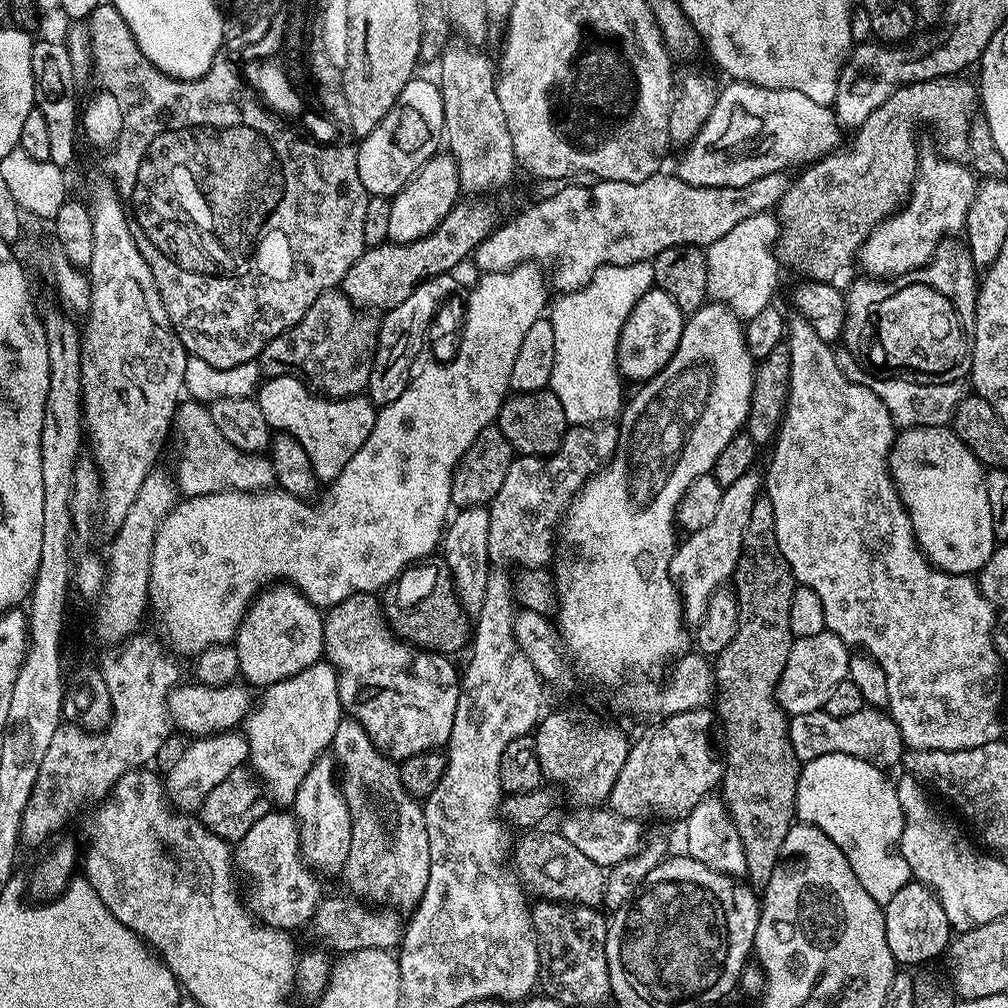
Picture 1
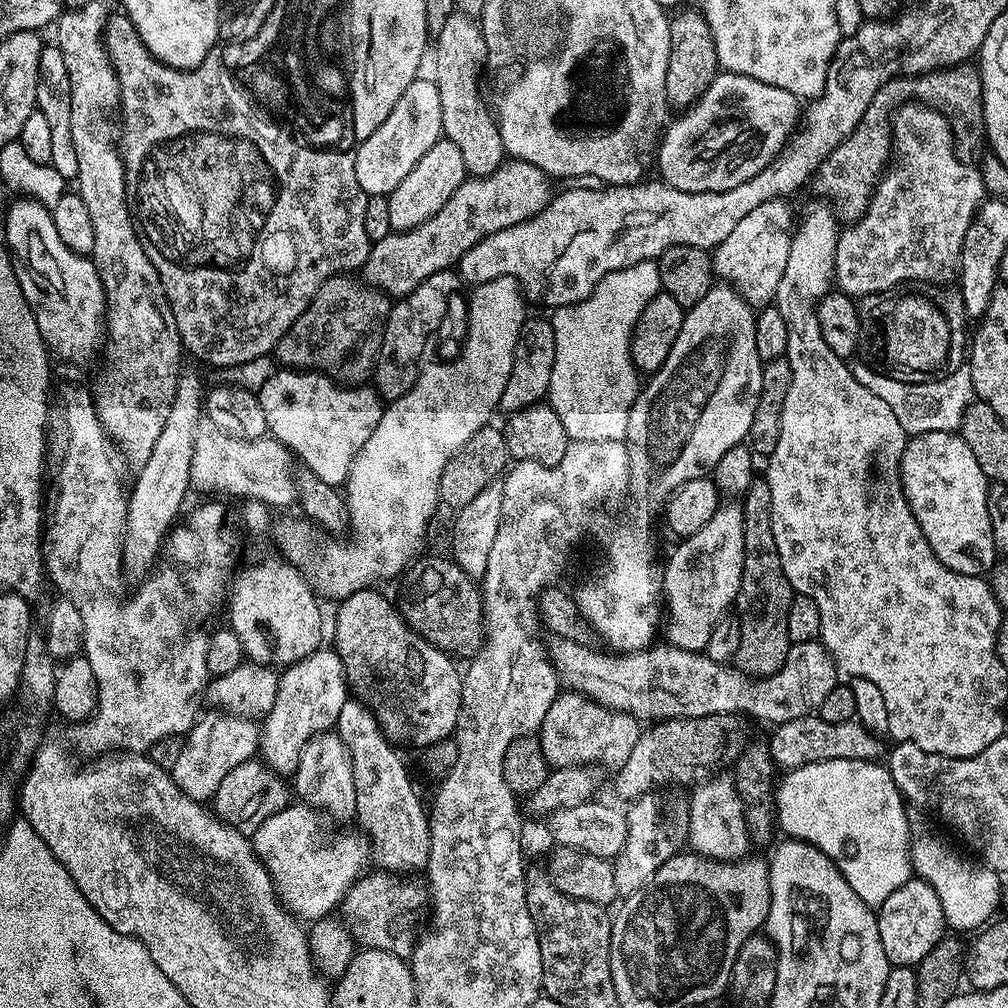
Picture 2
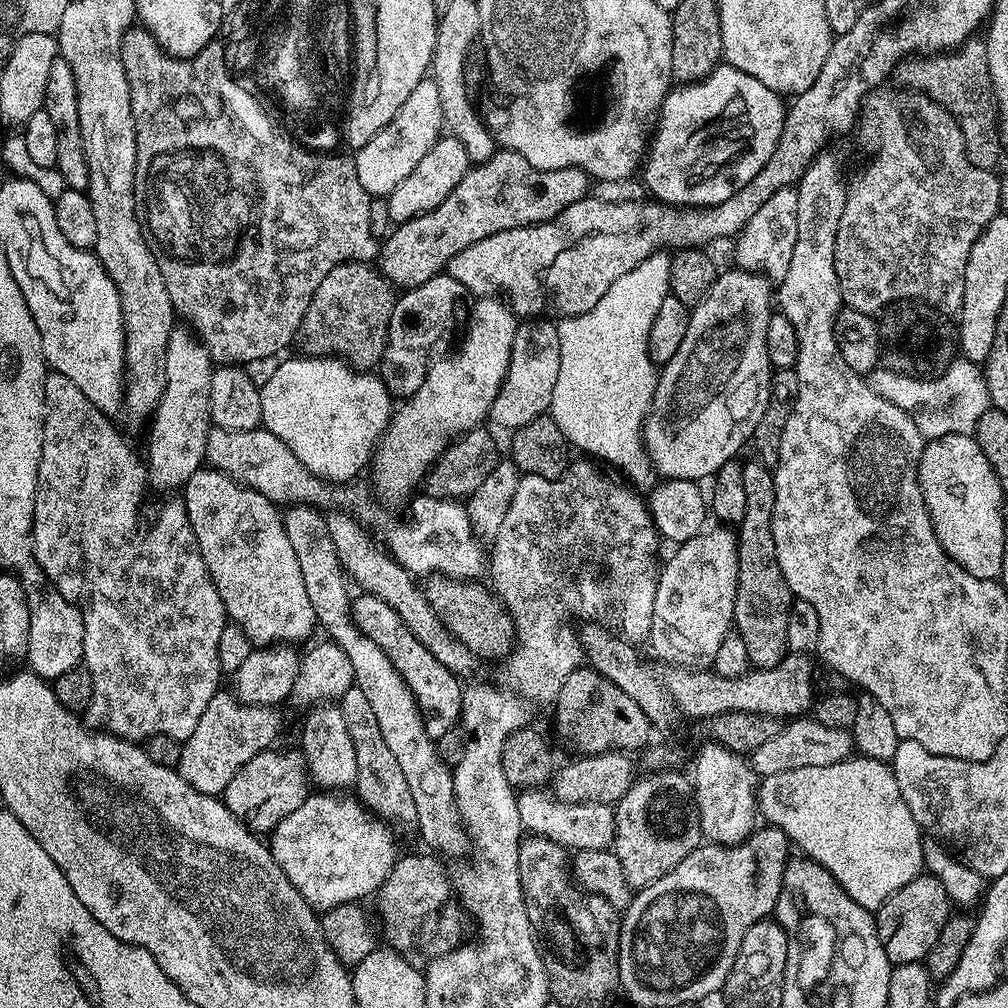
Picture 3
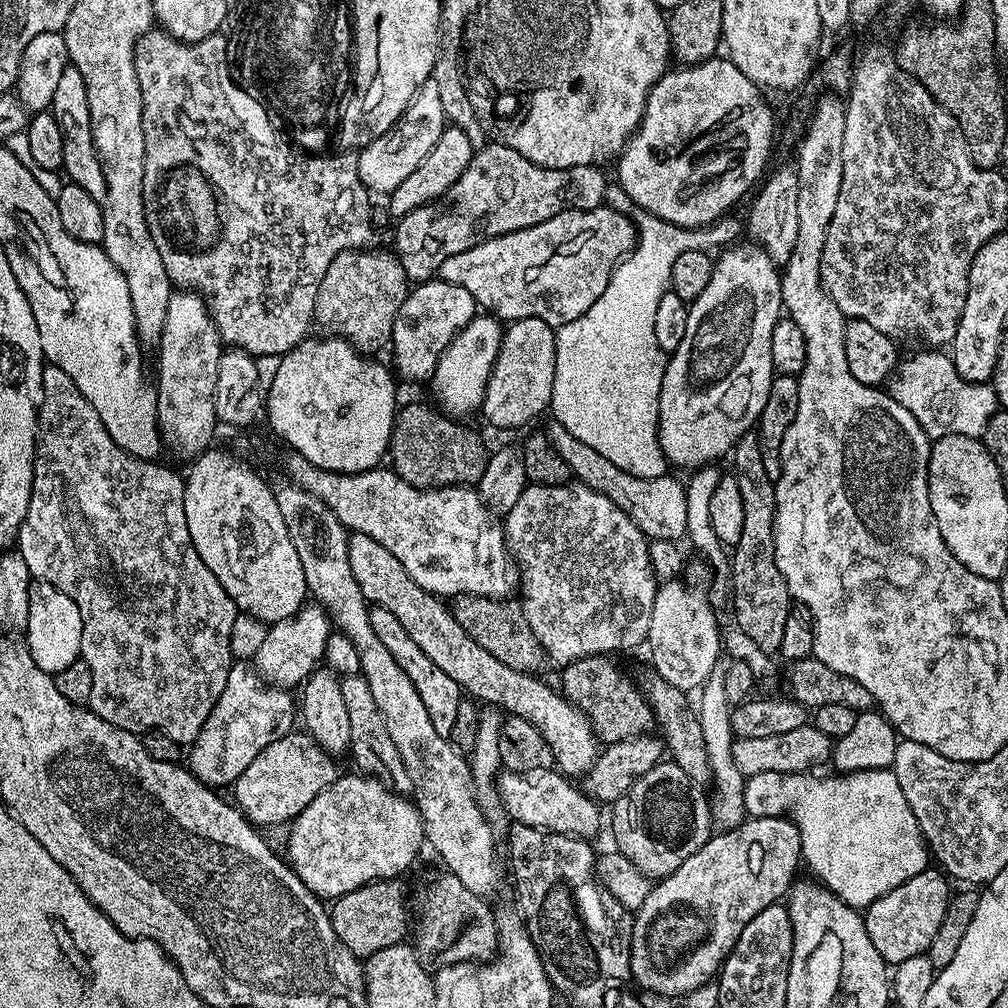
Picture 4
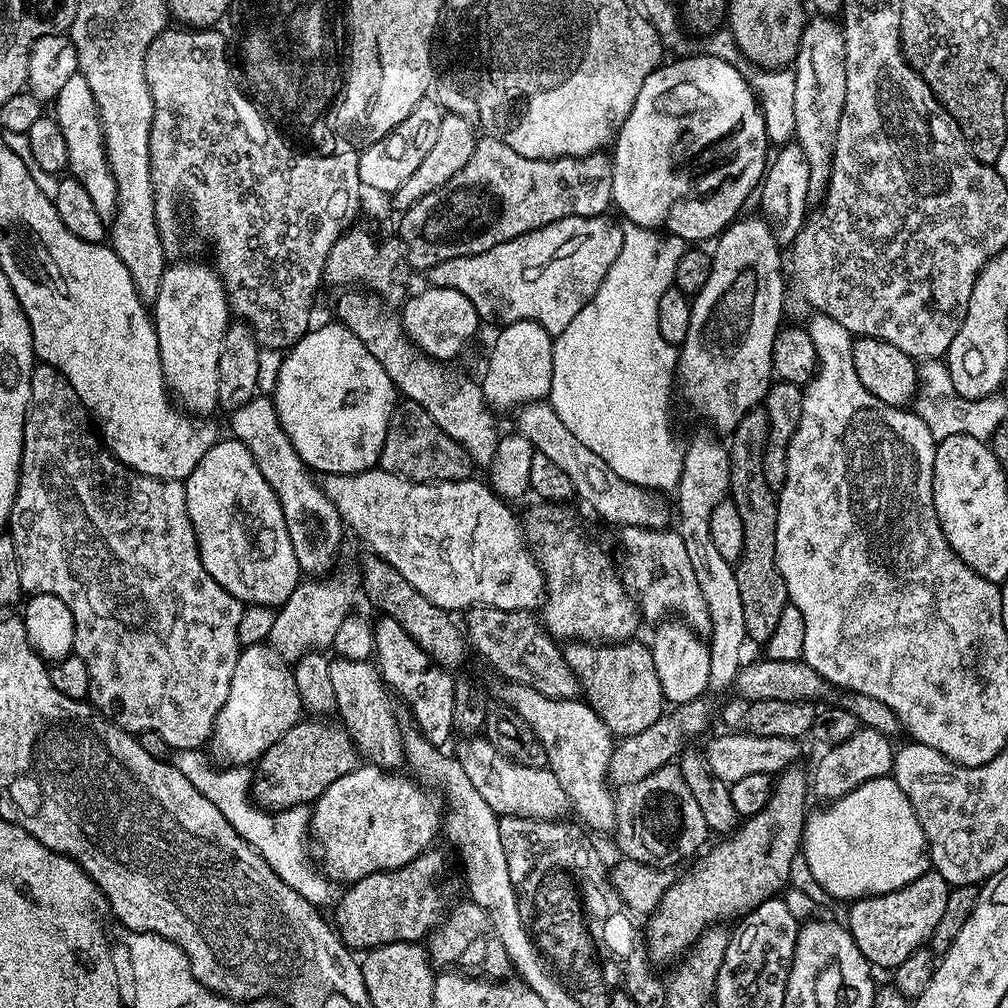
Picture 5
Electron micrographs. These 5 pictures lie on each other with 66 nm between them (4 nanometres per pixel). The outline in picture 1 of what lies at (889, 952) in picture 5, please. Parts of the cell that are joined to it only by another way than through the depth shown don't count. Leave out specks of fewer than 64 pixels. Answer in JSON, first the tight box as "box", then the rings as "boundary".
{"box":[883,882,954,966],"boundary":[[[910,882],[906,886],[902,886],[902,890],[898,890],[898,894],[894,894],[894,898],[890,898],[890,902],[883,905],[883,909],[886,922],[886,946],[890,946],[890,954],[896,960],[897,965],[924,966],[932,962],[928,960],[934,959],[935,956],[943,957],[945,955],[946,949],[953,939],[954,930],[946,918],[946,910],[942,910],[942,902],[938,902],[932,889],[919,882]]]}

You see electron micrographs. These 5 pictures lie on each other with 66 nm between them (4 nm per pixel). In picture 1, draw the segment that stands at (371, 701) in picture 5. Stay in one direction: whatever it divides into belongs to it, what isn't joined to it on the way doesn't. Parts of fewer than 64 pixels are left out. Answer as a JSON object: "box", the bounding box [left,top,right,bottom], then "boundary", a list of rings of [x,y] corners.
{"box":[330,718,430,910],"boundary":[[[342,718],[338,722],[338,730],[334,730],[330,752],[338,765],[338,783],[346,798],[352,823],[350,854],[342,871],[342,879],[348,883],[347,891],[353,897],[365,902],[375,902],[380,906],[397,910],[415,909],[424,897],[430,878],[430,838],[421,801],[415,800],[402,786],[397,761],[378,750],[370,734],[357,720]]]}

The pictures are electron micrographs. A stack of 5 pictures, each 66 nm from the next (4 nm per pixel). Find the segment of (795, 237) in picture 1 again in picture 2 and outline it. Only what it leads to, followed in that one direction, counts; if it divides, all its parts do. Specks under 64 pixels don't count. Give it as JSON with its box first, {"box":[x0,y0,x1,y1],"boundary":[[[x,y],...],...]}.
{"box":[814,63,986,222],"boundary":[[[975,63],[955,64],[949,68],[923,72],[920,76],[895,76],[890,82],[886,82],[886,86],[882,86],[882,90],[878,90],[878,94],[874,94],[870,106],[866,106],[866,114],[862,114],[862,122],[858,122],[853,132],[823,160],[820,169],[816,171],[814,185],[824,195],[821,197],[834,201],[841,217],[849,216],[847,219],[855,222],[868,208],[868,203],[872,201],[872,192],[894,155],[892,115],[902,105],[913,102],[928,104],[948,119],[952,128],[952,143],[956,146],[956,157],[959,160],[979,165],[984,159],[986,137],[982,78]]]}

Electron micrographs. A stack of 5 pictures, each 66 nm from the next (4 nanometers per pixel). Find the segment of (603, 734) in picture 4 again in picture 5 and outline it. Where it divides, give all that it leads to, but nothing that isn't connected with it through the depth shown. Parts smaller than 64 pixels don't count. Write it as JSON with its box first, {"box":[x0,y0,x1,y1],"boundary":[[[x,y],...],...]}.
{"box":[563,638,666,738],"boundary":[[[633,638],[627,642],[572,642],[563,649],[566,662],[580,679],[583,699],[616,738],[639,734],[654,726],[666,712],[651,647],[638,641]]]}

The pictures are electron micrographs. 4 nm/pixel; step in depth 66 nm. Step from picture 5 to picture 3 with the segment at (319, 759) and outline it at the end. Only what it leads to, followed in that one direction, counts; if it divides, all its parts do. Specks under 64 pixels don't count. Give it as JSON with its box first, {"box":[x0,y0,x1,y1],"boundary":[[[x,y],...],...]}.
{"box":[222,750,310,834],"boundary":[[[269,750],[254,754],[234,778],[230,778],[230,786],[222,794],[224,805],[248,828],[257,834],[271,833],[273,828],[286,818],[286,814],[294,814],[298,806],[306,802],[310,795],[310,777],[308,775],[308,764],[304,761],[304,753],[276,752]]]}

